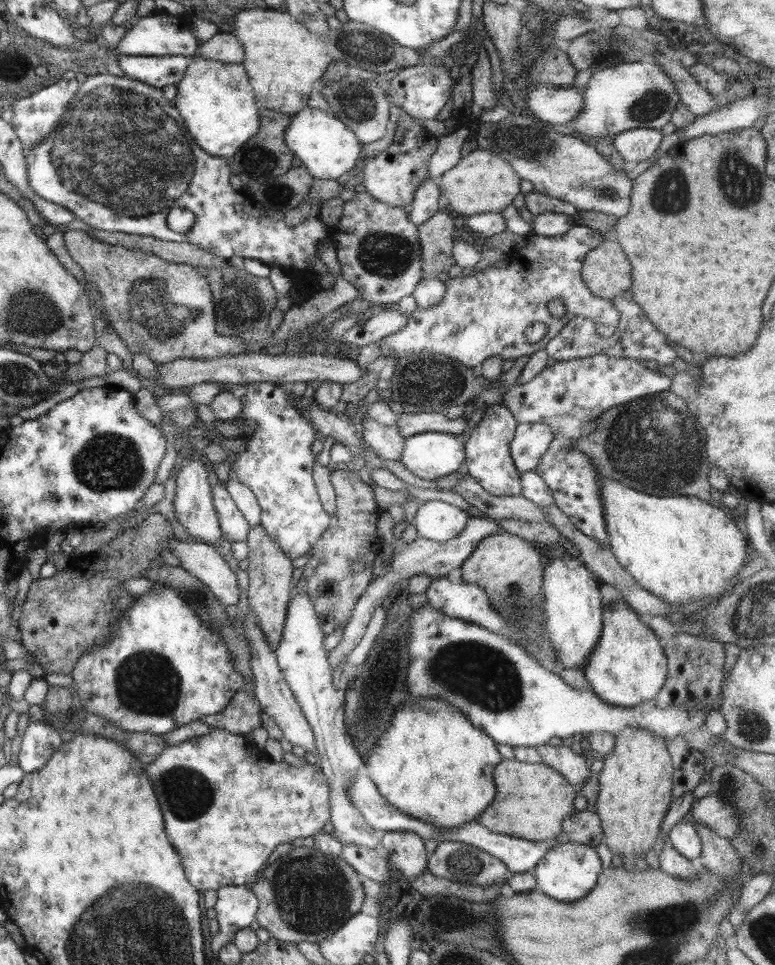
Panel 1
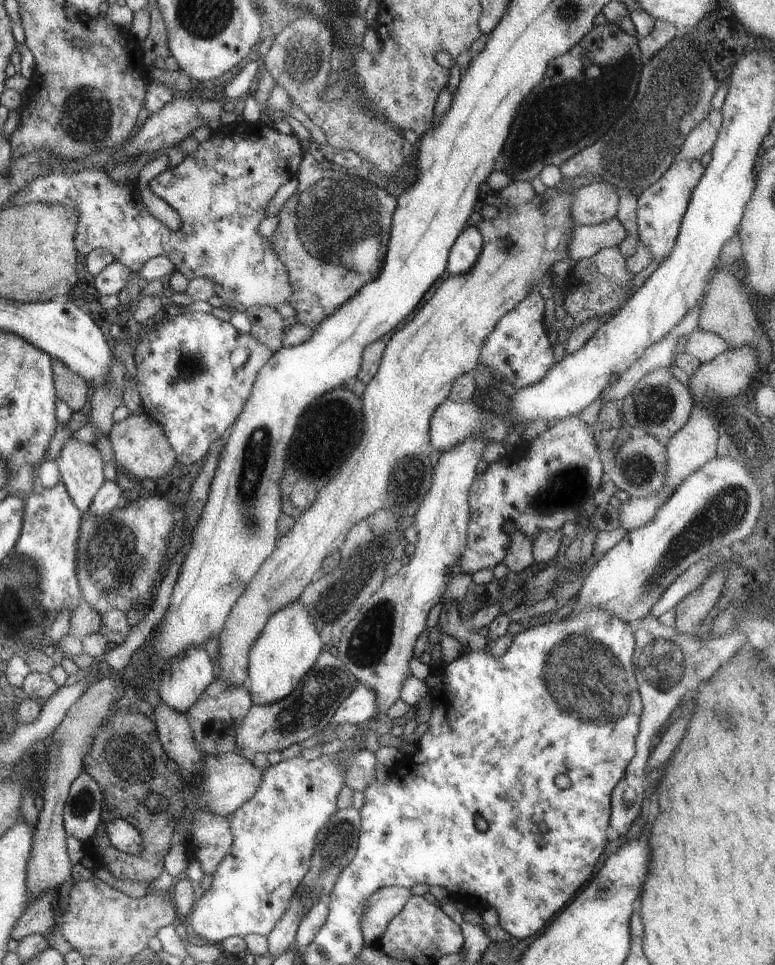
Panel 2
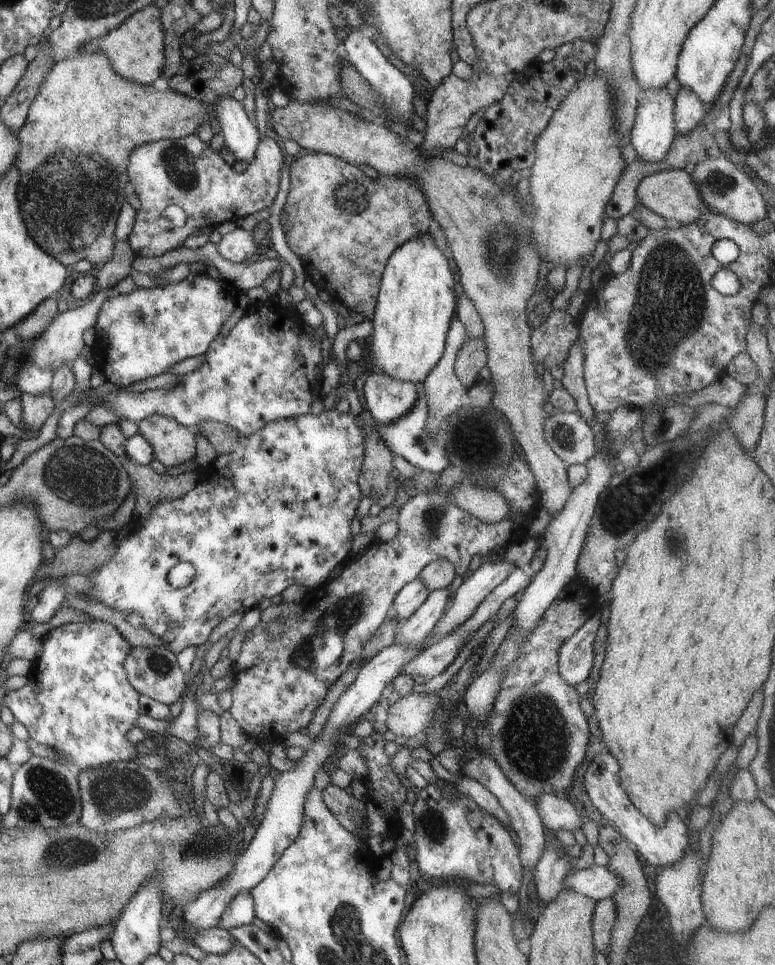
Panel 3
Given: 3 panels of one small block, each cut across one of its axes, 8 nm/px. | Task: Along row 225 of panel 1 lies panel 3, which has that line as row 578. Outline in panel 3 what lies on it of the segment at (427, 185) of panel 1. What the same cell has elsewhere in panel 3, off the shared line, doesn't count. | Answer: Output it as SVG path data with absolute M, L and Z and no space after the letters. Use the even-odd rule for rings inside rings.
M420 576L409 581L396 596L391 609L392 616L400 622L406 621L426 601L430 592Z

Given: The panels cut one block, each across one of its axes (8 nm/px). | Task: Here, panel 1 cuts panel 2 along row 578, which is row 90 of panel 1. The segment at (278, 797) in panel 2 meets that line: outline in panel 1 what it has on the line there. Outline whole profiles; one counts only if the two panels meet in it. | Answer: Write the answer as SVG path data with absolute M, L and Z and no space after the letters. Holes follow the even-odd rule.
M417 64L396 71L389 81L387 97L391 106L400 106L407 118L424 118L434 120L436 115L446 106L451 98L451 88L454 86L450 78L450 70L441 64Z

